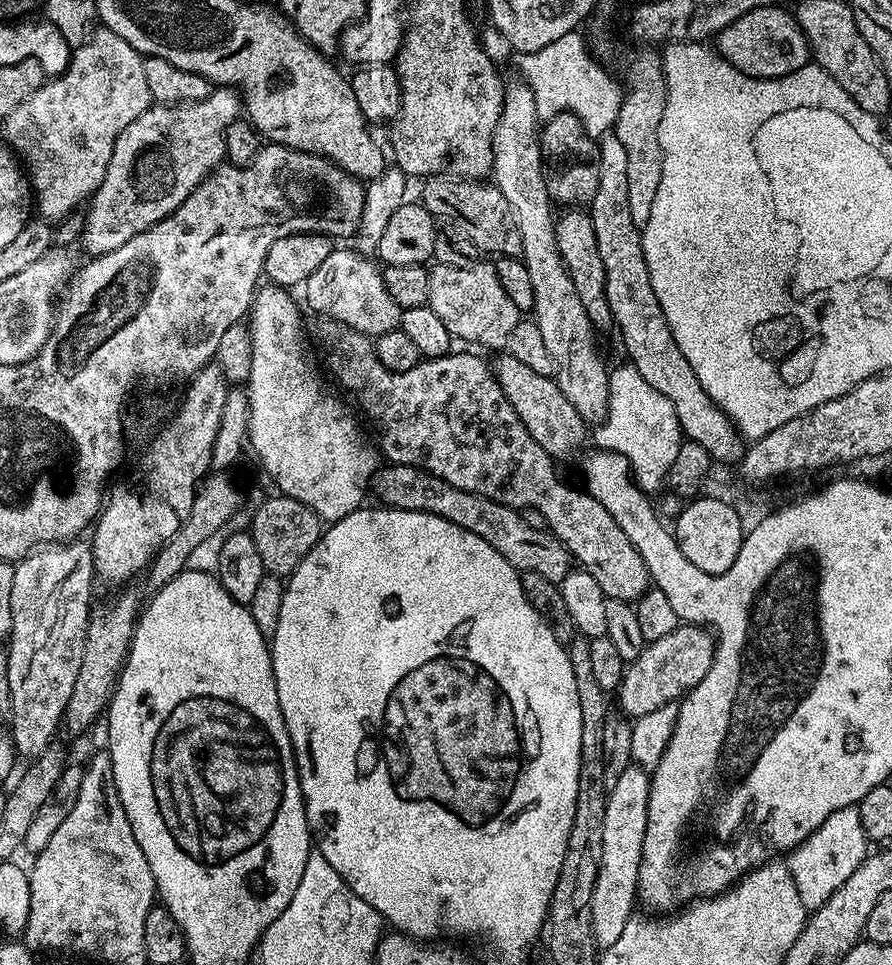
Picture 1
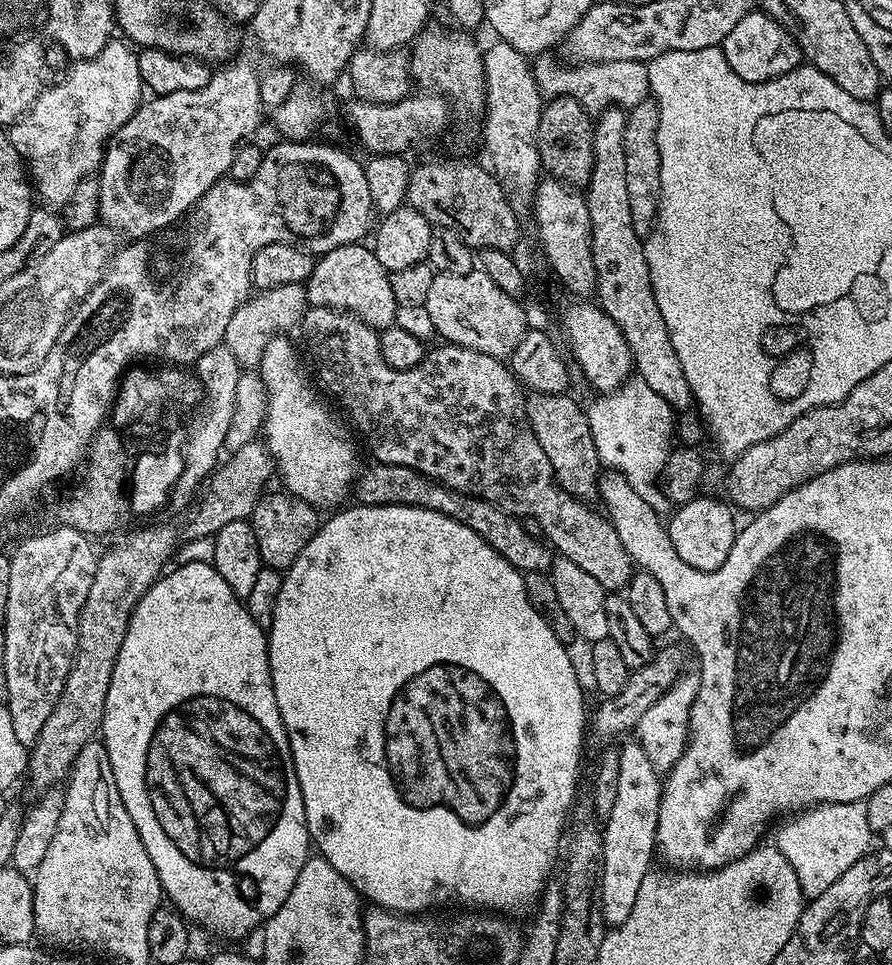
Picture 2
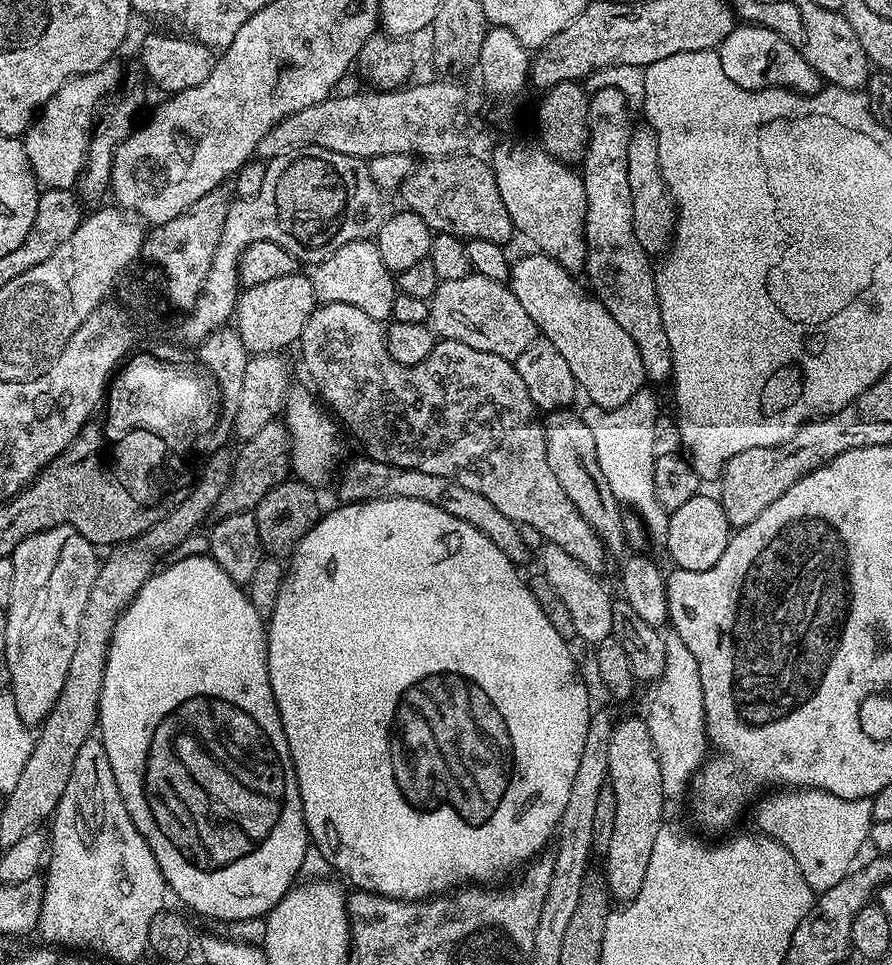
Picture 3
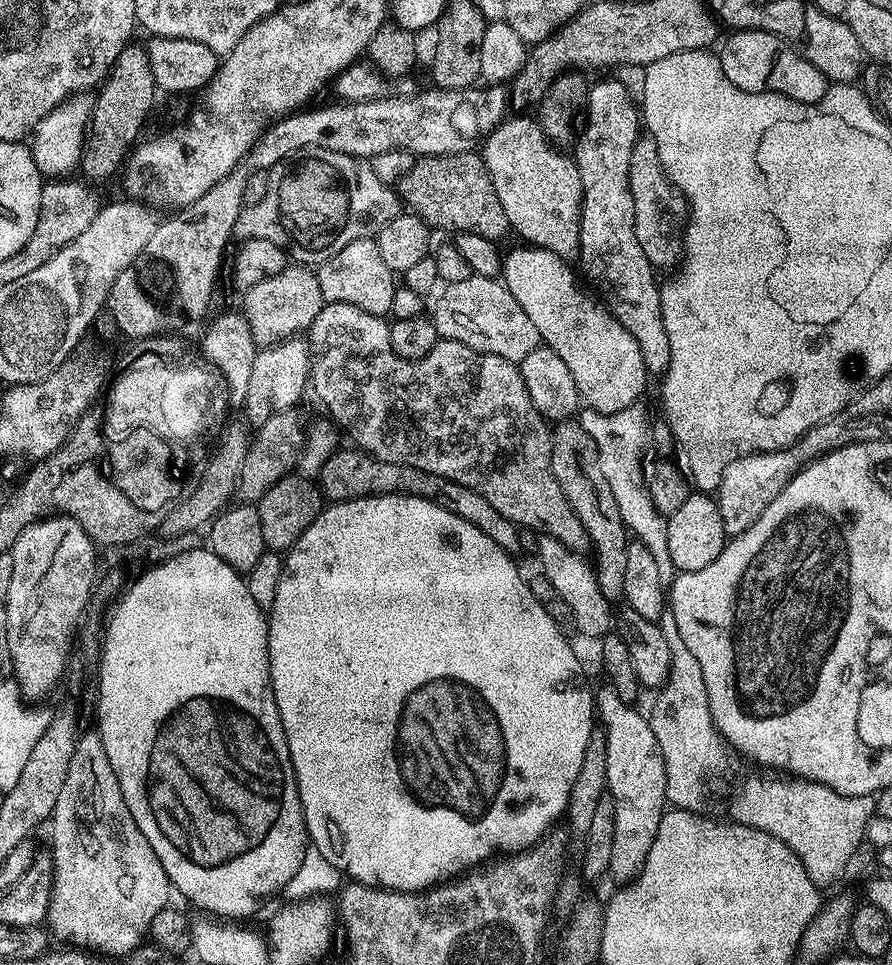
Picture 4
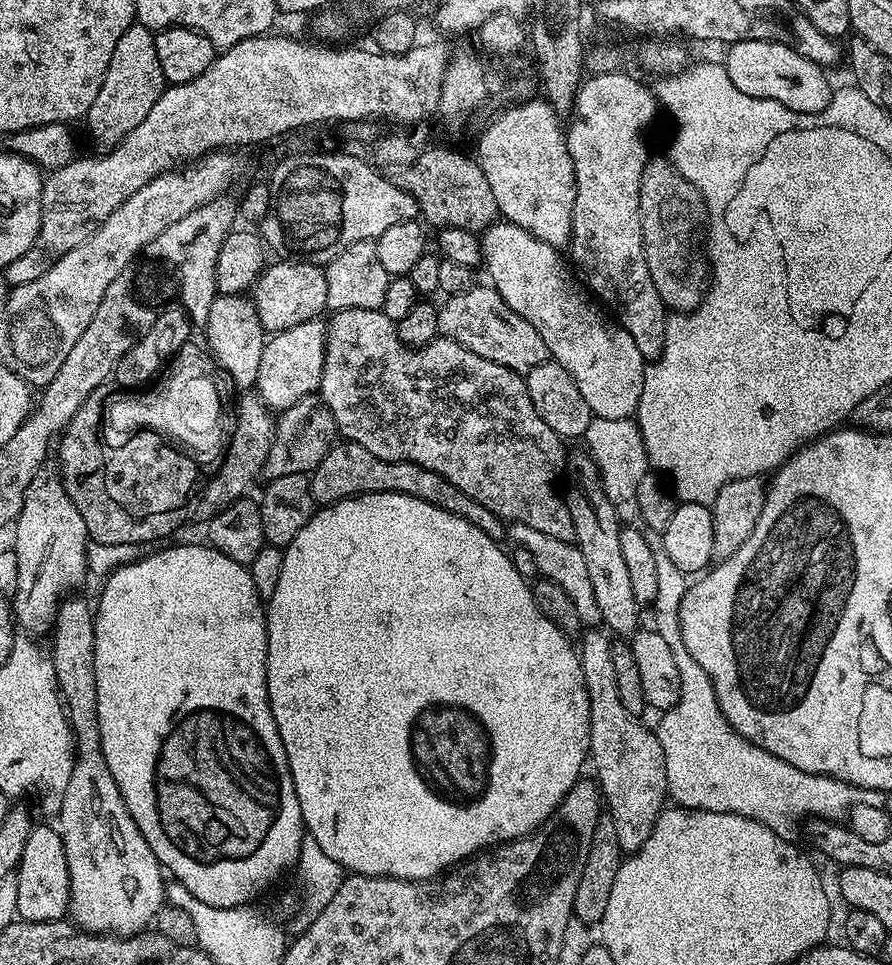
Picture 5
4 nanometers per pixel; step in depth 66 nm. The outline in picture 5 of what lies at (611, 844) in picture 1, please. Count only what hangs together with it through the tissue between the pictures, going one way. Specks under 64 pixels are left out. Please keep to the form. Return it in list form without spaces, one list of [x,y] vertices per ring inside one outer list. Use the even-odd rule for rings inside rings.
[[[600,630],[585,631],[578,640],[584,685],[590,698],[588,750],[591,763],[596,763],[594,776],[606,801],[607,815],[614,818],[614,830],[618,830],[618,846],[621,853],[631,854],[650,838],[656,819],[666,807],[666,762],[655,731],[643,728],[641,721],[622,706],[611,657],[613,641],[603,631],[596,631]]]

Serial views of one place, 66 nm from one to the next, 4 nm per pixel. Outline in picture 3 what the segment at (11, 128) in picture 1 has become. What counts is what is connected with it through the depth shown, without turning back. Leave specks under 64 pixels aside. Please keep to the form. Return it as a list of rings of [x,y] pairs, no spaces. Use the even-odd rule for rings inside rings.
[[[116,62],[103,64],[85,76],[77,76],[64,84],[45,102],[35,120],[28,126],[22,139],[26,158],[37,181],[45,189],[71,189],[84,171],[84,159],[92,137],[92,125],[102,101],[121,83]]]

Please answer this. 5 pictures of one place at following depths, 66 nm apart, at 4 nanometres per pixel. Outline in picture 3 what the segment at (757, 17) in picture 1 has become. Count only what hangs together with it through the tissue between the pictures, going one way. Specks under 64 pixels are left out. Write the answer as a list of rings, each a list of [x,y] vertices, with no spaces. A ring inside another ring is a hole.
[[[741,23],[733,27],[732,32],[722,41],[718,49],[722,70],[730,82],[734,82],[739,88],[746,90],[762,90],[763,88],[786,88],[793,92],[799,92],[802,96],[812,96],[821,91],[822,81],[820,76],[774,30],[762,28],[759,24]]]

